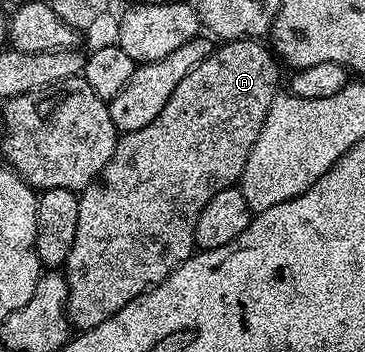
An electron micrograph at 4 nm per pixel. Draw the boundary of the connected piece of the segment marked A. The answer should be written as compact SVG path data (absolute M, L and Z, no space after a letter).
M258 39L228 41L219 44L206 56L204 63L200 63L200 67L192 67L192 71L188 71L188 75L184 75L184 79L180 79L176 91L172 91L172 99L168 99L168 103L164 103L164 111L160 111L160 115L156 115L156 119L152 119L152 123L148 123L148 127L140 127L140 131L128 131L119 136L112 159L108 159L108 163L94 178L94 182L81 190L78 198L76 239L72 239L72 251L68 251L68 259L64 266L64 276L68 287L66 316L69 317L70 324L75 330L91 329L104 323L104 319L116 315L116 311L120 311L120 307L124 307L140 294L150 292L169 273L176 271L176 267L180 267L180 263L187 261L195 252L194 232L196 231L196 219L200 219L200 211L204 211L204 207L212 199L212 195L225 189L233 189L241 182L244 163L248 163L252 143L256 143L256 139L260 135L260 127L264 127L268 107L272 107L272 99L280 89L280 85L278 85L279 62L276 60L275 54L267 46L266 50L262 44L263 42Z

